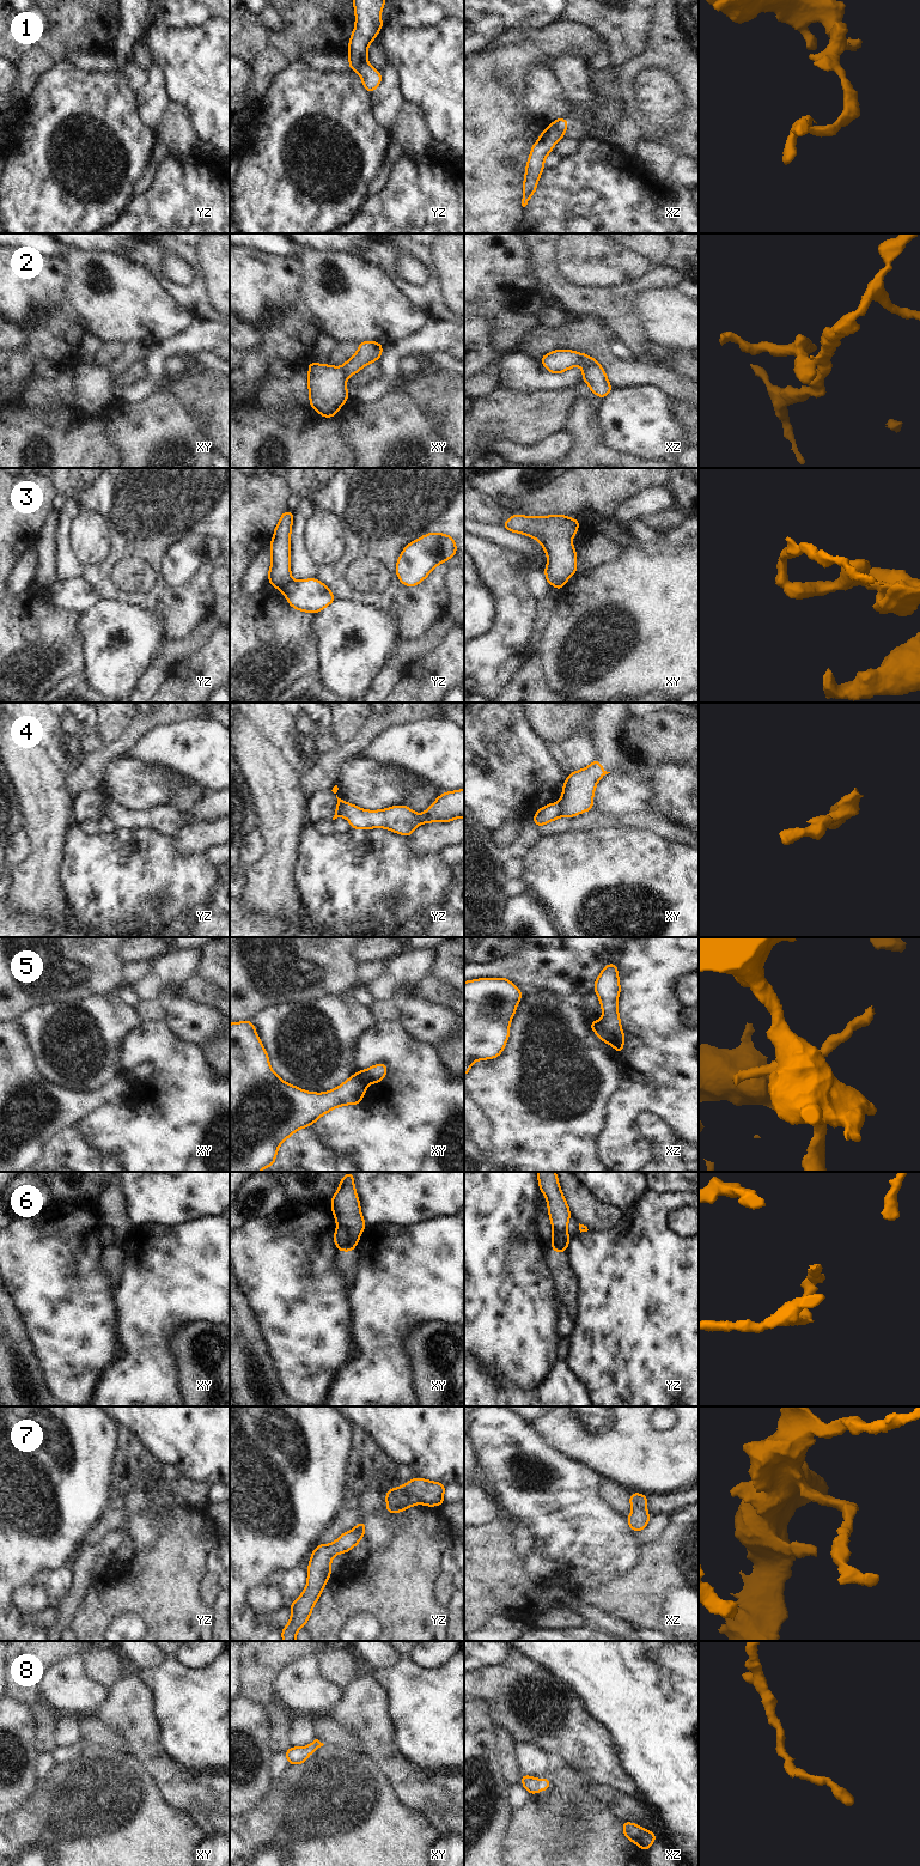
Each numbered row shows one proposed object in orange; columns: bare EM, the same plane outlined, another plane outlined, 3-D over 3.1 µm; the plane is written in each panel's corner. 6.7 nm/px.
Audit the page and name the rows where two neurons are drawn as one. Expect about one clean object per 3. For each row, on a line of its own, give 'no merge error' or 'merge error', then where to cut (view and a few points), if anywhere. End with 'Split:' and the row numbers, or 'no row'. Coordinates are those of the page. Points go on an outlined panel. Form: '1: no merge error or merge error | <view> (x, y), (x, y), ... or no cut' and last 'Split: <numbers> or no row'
1: merge error | xz (553, 123), (564, 137)
2: merge error | xz (578, 353), (580, 358), (579, 364)
3: merge error | yz (291, 579), (280, 589)
4: merge error | yz (346, 802), (340, 815)
5: merge error | xz (599, 1021), (599, 1032), (597, 1034)
6: merge error | xy (339, 1226), (345, 1229), (348, 1250)
7: no merge error | no cut
8: no merge error | no cut
Split: 1, 2, 3, 4, 5, 6

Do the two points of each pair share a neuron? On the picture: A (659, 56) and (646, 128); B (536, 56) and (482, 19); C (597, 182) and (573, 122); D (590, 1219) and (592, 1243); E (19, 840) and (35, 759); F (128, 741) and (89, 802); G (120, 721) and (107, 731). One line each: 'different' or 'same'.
A: same
B: different
C: different
D: different
E: different
F: different
G: same

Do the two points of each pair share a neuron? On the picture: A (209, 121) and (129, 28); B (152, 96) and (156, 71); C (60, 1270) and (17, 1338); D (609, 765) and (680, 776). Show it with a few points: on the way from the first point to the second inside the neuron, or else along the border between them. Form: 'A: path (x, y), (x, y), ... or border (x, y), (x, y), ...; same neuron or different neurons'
A: border (150, 24), (139, 40); different neurons
B: path (154, 90), (156, 77); same neuron
C: border (13, 1300), (35, 1353); different neurons
D: border (620, 769), (610, 772); different neurons

